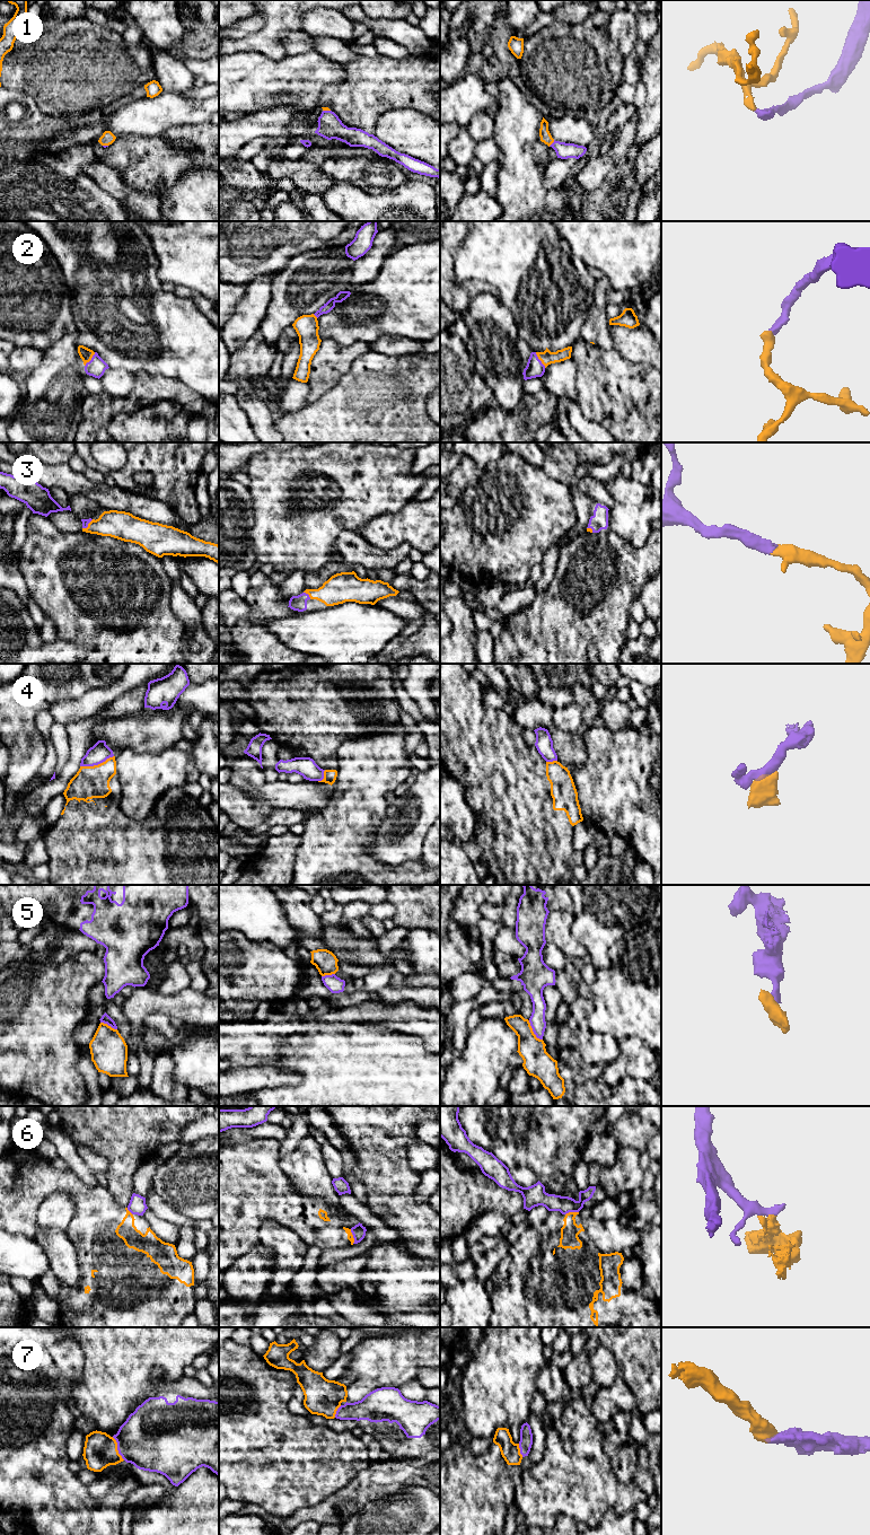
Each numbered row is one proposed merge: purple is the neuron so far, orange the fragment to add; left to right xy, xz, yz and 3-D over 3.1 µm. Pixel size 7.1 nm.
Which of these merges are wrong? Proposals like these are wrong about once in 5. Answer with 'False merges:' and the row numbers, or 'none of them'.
False merges: 4, 5, 6

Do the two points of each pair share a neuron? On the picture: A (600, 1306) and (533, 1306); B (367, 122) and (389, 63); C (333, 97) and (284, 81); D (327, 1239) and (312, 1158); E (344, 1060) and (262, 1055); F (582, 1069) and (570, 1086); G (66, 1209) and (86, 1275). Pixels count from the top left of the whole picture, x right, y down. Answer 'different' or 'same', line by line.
A: same
B: same
C: different
D: different
E: same
F: different
G: different

